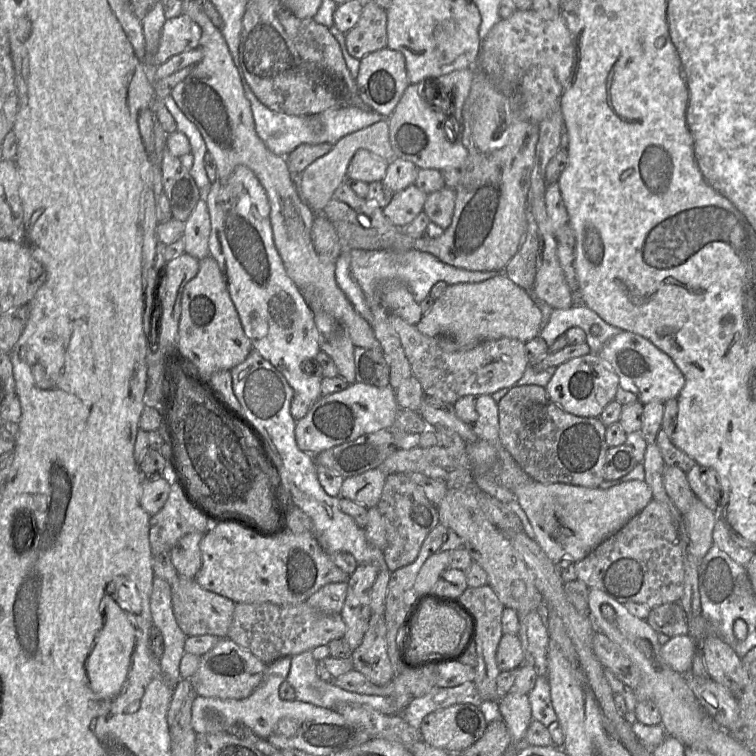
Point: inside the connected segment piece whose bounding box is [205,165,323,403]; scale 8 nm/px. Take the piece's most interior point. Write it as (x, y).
(274, 315)

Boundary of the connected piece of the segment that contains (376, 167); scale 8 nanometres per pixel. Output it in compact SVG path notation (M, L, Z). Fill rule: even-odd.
M360 149L354 154L348 166L347 180L359 180L368 184L382 181L389 162L368 150Z

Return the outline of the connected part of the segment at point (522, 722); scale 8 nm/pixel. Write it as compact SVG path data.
M510 690L498 701L498 707L512 744L523 741L532 720L528 695Z

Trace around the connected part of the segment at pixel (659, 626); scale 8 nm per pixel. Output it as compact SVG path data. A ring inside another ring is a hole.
M680 602L651 608L646 621L656 632L670 637L688 635L689 632L687 615Z

